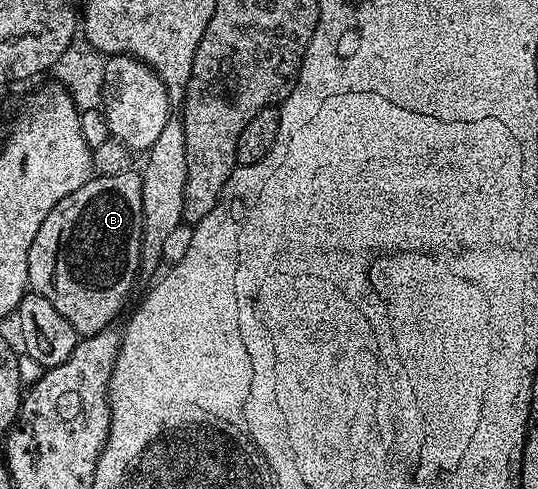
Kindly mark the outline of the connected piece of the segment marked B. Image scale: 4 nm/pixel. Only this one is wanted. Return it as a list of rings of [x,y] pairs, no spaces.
[[[129,170],[122,174],[93,175],[91,180],[87,180],[82,186],[78,186],[78,190],[74,190],[74,194],[62,198],[62,202],[58,202],[58,206],[54,206],[54,210],[50,210],[50,214],[46,214],[46,222],[42,222],[42,226],[38,226],[38,234],[34,234],[34,246],[30,246],[30,254],[28,255],[28,283],[31,291],[42,294],[42,298],[47,298],[54,306],[54,310],[58,310],[58,314],[62,314],[62,318],[66,318],[66,322],[70,322],[70,326],[74,326],[77,337],[83,338],[98,334],[102,330],[113,327],[114,321],[112,319],[123,310],[124,303],[127,302],[128,295],[132,292],[132,287],[135,286],[136,280],[138,281],[140,246],[143,242],[141,173],[136,170]]]

